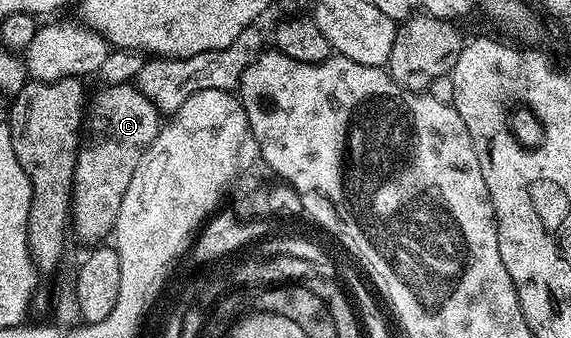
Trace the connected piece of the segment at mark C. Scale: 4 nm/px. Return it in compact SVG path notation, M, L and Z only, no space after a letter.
M118 82L101 87L86 102L72 181L70 226L82 241L92 242L88 244L103 243L107 239L104 237L113 233L130 176L134 176L144 149L156 139L162 125L162 115L156 105L134 84Z

